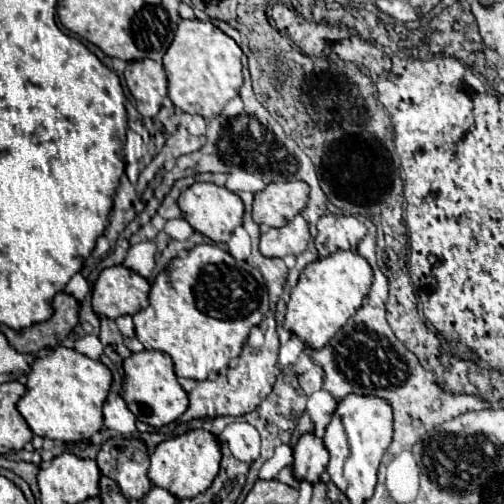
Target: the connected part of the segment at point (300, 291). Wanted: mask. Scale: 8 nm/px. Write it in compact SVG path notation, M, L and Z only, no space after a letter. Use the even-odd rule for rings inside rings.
M339 249L327 257L319 257L301 271L299 283L291 291L283 325L291 333L299 335L309 347L319 349L325 343L329 343L329 339L361 307L361 301L369 293L371 283L373 283L371 265L355 249Z

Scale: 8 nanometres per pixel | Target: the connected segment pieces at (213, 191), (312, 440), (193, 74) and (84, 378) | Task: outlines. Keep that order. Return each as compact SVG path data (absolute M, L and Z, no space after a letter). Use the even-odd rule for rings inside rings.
M195 183L187 187L179 197L179 209L195 231L209 237L215 243L229 241L233 229L243 221L243 201L229 189L219 187L215 183Z
M303 433L299 443L293 449L293 475L297 479L307 479L309 483L317 483L327 467L329 453L315 433Z
M181 21L171 47L163 55L163 67L167 73L169 97L173 105L191 115L219 115L227 101L233 99L243 87L241 57L243 51L239 45L211 21Z
M55 347L31 363L27 393L19 399L17 411L25 417L35 435L59 441L87 441L103 425L101 409L111 381L113 375L101 361L93 361L75 349Z

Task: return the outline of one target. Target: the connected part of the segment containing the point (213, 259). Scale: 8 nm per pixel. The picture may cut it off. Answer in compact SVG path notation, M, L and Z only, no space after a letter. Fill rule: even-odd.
M195 245L185 257L175 257L169 267L155 277L149 291L149 307L139 311L135 321L137 339L145 349L159 349L171 355L175 361L177 377L189 377L203 381L211 371L221 371L229 365L231 357L237 357L249 337L249 329L259 325L269 311L269 295L263 275L255 267L239 267L239 263L217 245Z

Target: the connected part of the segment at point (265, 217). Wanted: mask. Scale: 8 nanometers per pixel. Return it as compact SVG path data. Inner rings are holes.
M273 181L255 195L253 221L281 227L307 205L309 185L303 181Z

